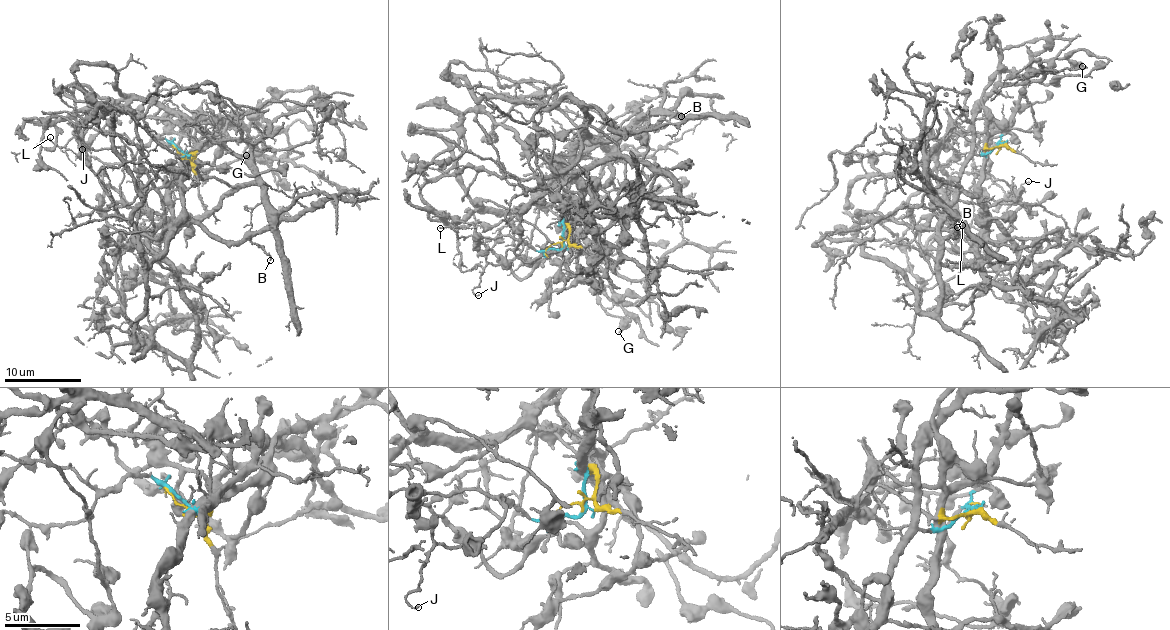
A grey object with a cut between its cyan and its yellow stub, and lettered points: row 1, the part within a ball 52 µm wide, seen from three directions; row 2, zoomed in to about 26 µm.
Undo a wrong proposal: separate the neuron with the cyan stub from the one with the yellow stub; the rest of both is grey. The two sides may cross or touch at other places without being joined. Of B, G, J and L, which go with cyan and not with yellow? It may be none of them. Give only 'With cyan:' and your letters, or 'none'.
With cyan: B, J, L

